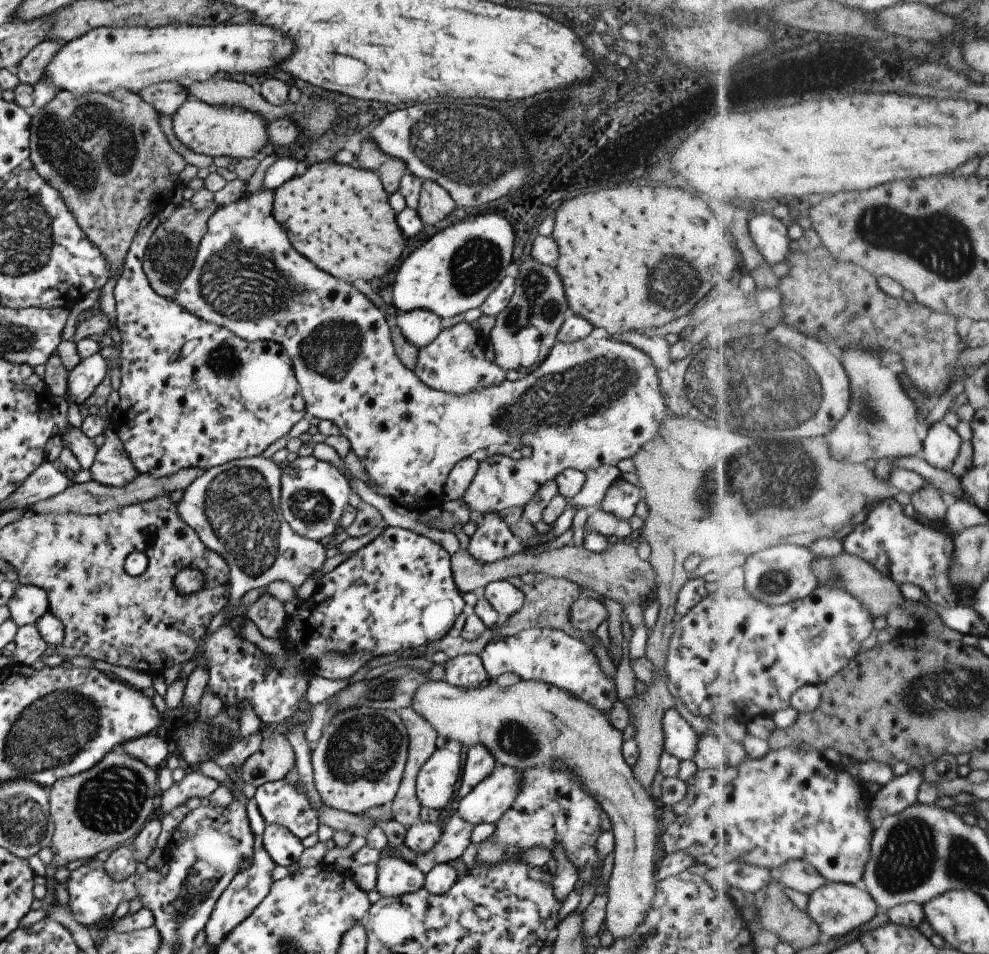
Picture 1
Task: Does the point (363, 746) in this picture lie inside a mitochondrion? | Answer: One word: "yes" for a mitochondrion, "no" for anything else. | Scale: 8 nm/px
yes

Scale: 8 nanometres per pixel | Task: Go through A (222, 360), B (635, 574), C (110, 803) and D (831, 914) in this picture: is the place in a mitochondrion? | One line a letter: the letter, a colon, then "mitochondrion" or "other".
A: mitochondrion
B: mitochondrion
C: mitochondrion
D: mitochondrion

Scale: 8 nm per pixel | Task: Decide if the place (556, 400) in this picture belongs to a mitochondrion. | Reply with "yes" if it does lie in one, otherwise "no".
yes

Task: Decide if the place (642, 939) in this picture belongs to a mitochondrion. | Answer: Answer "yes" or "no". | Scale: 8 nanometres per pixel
no

